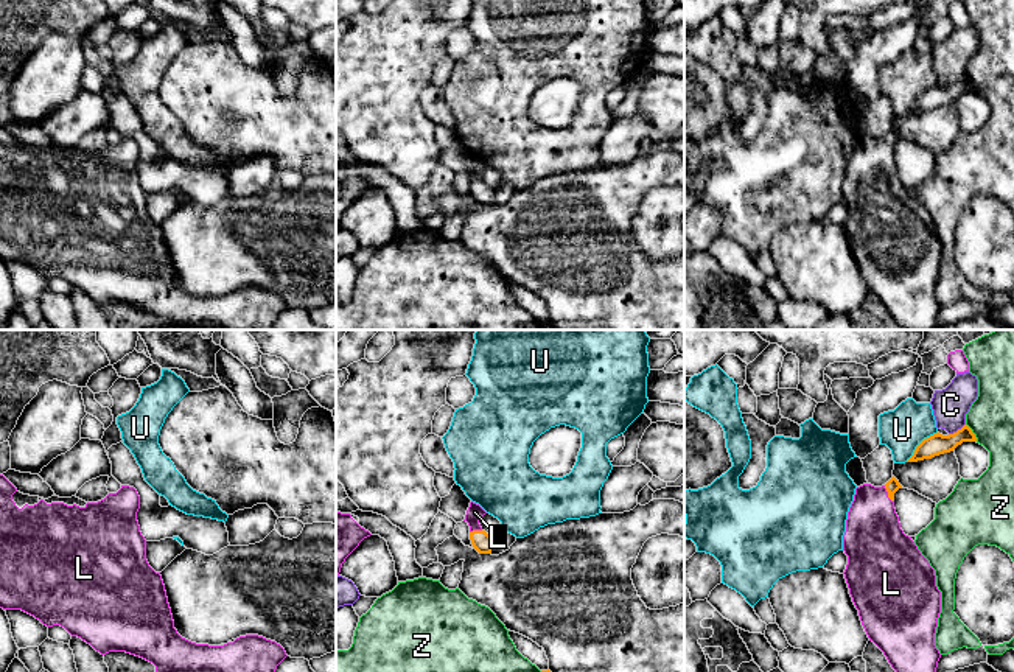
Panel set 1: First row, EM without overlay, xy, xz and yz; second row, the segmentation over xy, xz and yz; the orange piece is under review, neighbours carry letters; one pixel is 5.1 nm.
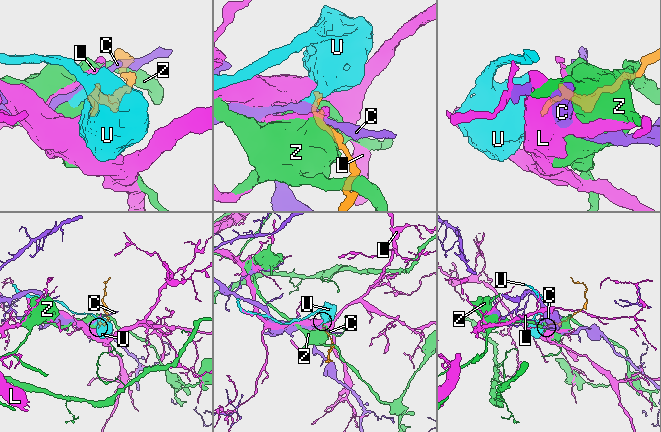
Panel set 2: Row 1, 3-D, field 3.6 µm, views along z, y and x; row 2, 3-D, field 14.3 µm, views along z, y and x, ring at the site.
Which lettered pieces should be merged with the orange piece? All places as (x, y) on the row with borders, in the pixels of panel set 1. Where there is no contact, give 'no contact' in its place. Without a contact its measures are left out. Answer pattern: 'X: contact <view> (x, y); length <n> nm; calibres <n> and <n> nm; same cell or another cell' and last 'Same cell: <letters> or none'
C: contact yz (958, 430); length 110 nm; calibres 110 and 190 nm; another cell
L: contact yz (888, 493); length 100 nm; calibres 70 and 300 nm; same cell
U: contact yz (919, 444); length 220 nm; calibres 110 and 220 nm; another cell
Z: contact yz (972, 433); length 110 nm; calibres 110 and 240 nm; another cell
Same cell: L

